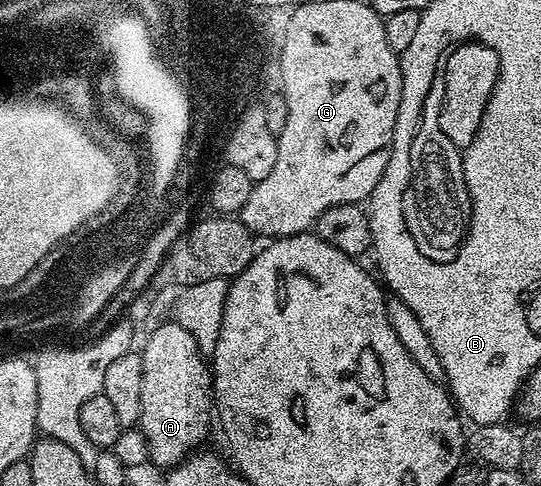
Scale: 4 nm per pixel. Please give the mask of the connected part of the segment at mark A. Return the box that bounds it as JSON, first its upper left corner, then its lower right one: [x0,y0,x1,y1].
[140,321,214,468]

